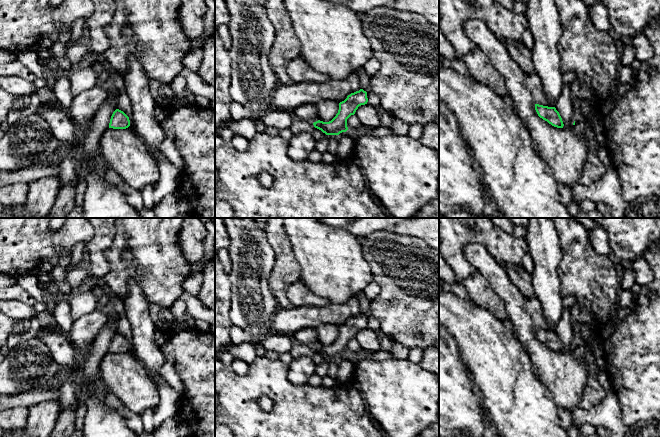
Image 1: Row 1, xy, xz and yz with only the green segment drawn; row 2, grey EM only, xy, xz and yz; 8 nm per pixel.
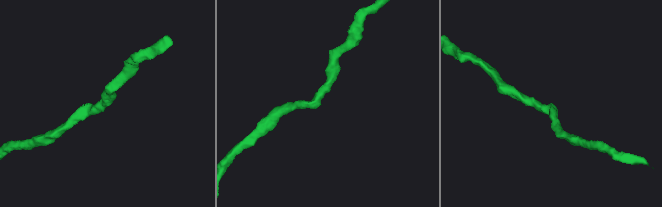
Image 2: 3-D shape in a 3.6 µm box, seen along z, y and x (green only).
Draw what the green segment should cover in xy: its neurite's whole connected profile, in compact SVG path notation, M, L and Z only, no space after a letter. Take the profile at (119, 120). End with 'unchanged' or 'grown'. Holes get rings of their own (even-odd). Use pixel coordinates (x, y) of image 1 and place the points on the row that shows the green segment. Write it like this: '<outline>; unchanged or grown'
M116 109L110 119L109 128L126 129L130 126L129 117L121 110Z; unchanged

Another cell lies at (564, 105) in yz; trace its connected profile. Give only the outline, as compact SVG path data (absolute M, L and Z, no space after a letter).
M563 82L562 92L557 99L556 110L559 112L562 121L563 128L570 128L576 119L576 113L573 110L573 100L571 99L571 86Z

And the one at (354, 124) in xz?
M354 114L351 115L348 119L347 119L347 127L349 131L354 131L354 132L358 132L358 130L362 127L362 123L359 119L359 117Z

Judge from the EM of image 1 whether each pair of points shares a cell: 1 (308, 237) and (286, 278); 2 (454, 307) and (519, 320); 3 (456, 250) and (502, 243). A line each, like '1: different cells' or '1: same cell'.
1: different cells
2: different cells
3: same cell

